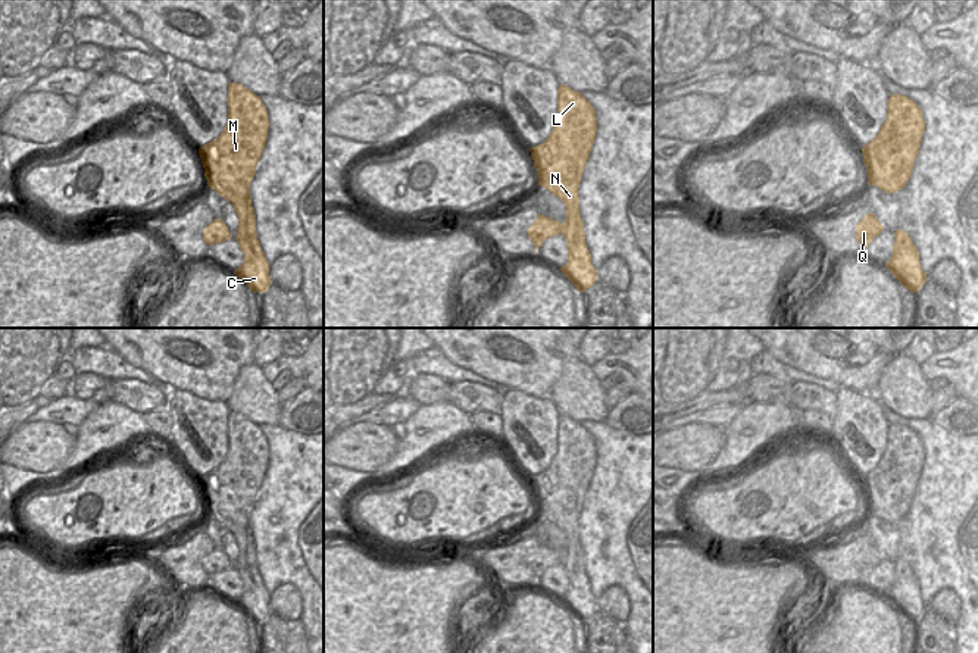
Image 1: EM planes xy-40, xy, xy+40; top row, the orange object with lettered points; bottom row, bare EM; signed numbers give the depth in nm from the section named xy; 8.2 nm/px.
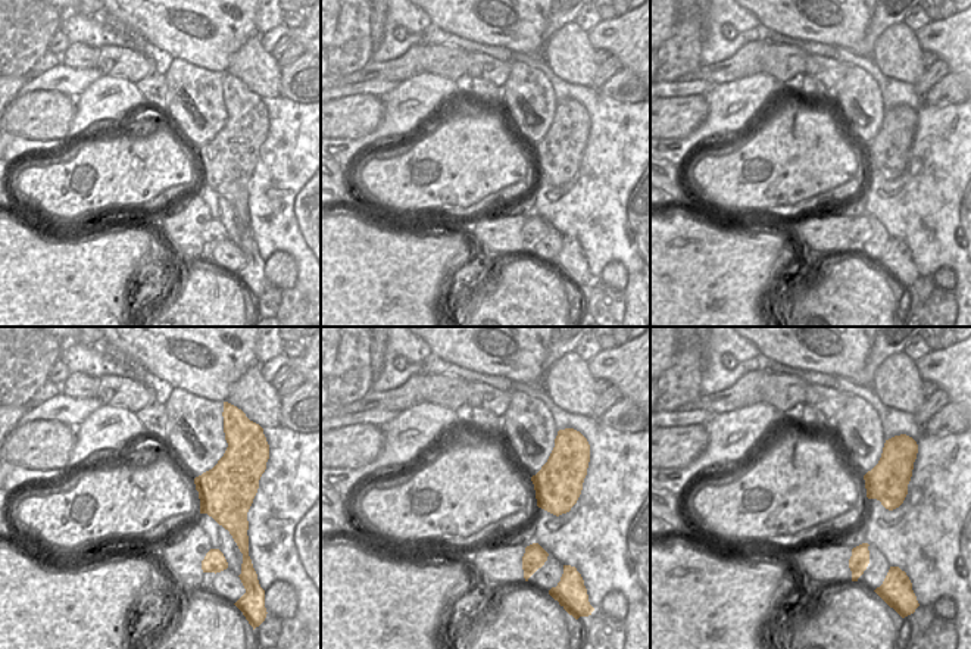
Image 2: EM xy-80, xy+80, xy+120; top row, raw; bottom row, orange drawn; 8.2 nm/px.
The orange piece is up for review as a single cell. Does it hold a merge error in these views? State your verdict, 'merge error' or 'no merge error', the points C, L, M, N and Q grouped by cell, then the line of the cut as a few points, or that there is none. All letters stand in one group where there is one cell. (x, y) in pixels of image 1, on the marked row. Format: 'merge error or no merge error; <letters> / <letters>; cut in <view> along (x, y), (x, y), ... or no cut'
merge error; C L M N / Q; cut in xy along (561, 224), (562, 233)

